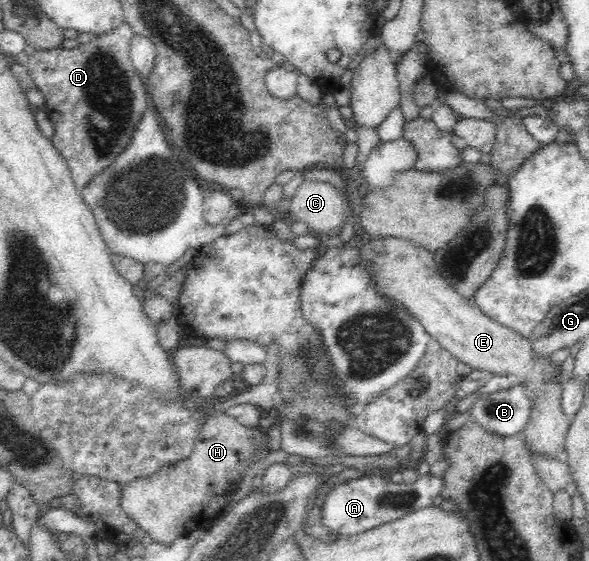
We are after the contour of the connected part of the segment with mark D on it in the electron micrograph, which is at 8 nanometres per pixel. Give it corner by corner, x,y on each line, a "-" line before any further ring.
124,22
108,33
98,34
88,43
80,44
73,49
54,48
35,50
30,53
26,66
35,87
42,91
45,98
44,110
54,126
51,143
66,159
68,168
79,192
89,181
108,167
119,153
126,150
131,138
137,131
140,121
149,106
148,94
145,91
144,79
135,71
129,52
134,30

